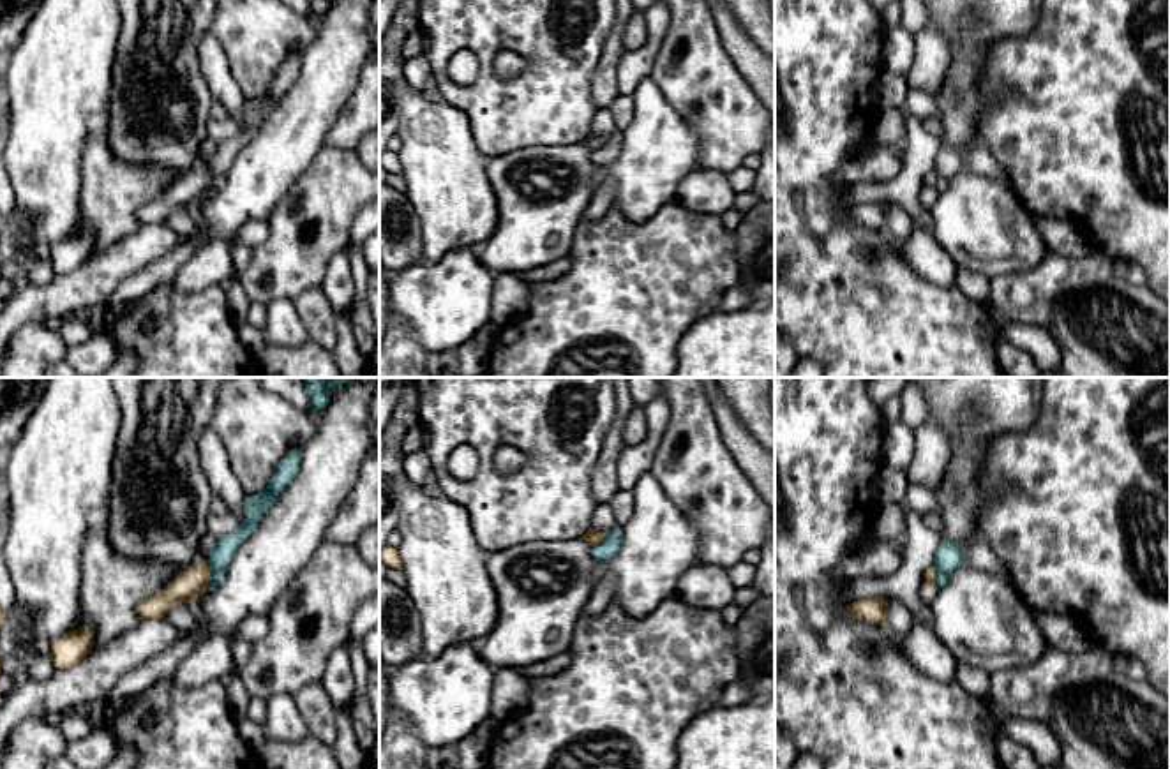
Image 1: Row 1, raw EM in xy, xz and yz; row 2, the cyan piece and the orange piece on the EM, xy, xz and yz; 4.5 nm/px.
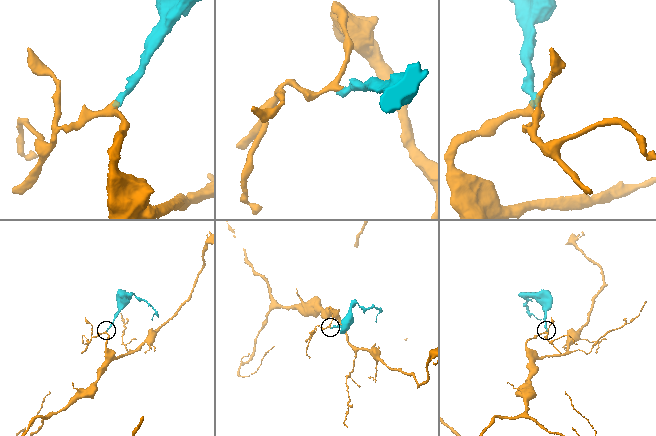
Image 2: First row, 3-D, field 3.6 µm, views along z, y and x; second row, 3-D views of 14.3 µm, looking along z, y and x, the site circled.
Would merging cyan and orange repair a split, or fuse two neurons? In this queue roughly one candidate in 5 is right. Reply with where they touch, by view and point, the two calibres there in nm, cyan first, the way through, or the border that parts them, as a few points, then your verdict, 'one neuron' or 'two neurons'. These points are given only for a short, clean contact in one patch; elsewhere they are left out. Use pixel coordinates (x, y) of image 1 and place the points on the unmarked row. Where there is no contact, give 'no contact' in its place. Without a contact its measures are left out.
contact xy (212, 179); calibres 110 and 140 nm; border xy (205, 166), (210, 175), (210, 191); two neurons

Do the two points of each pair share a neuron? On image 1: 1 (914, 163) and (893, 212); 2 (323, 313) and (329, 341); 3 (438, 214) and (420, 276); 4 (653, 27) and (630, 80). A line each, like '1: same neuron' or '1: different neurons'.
1: different neurons
2: same neuron
3: different neurons
4: same neuron

